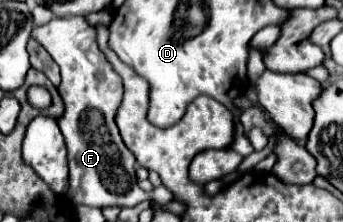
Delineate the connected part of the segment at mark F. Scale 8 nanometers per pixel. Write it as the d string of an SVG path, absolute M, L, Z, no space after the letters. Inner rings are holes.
M81 16L53 18L33 30L33 38L53 56L61 68L59 94L65 102L65 114L59 128L67 144L69 160L69 200L87 206L135 206L149 200L137 186L135 158L123 144L115 126L115 112L121 104L123 84L117 72L103 56L95 40L95 28Z

